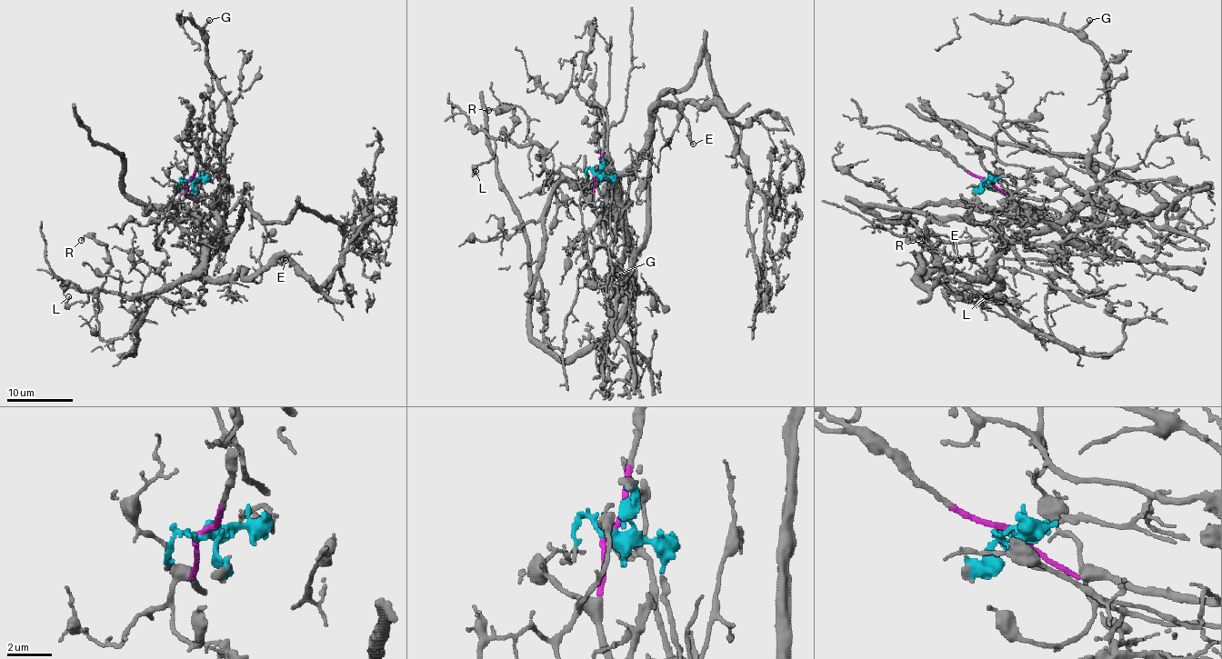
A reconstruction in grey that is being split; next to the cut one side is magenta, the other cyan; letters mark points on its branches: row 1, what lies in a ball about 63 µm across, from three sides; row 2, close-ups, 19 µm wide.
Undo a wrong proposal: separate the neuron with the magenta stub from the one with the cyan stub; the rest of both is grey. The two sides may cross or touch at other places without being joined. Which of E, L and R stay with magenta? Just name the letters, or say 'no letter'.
E, L, R

